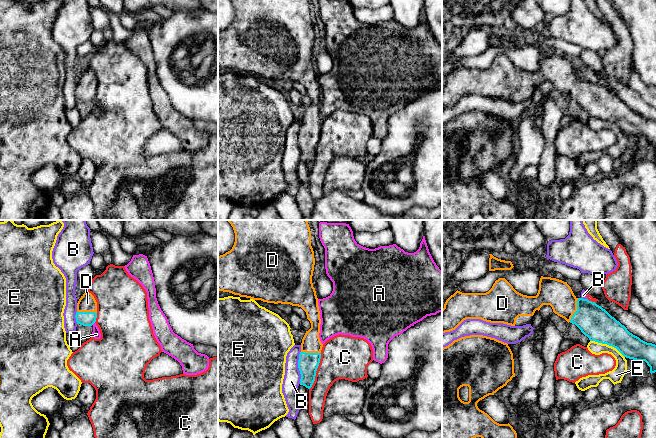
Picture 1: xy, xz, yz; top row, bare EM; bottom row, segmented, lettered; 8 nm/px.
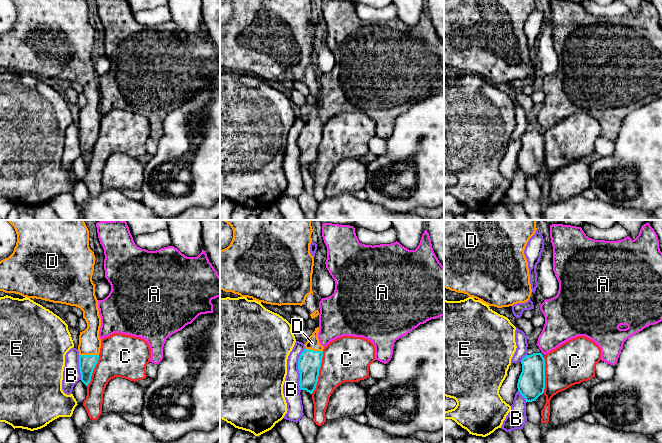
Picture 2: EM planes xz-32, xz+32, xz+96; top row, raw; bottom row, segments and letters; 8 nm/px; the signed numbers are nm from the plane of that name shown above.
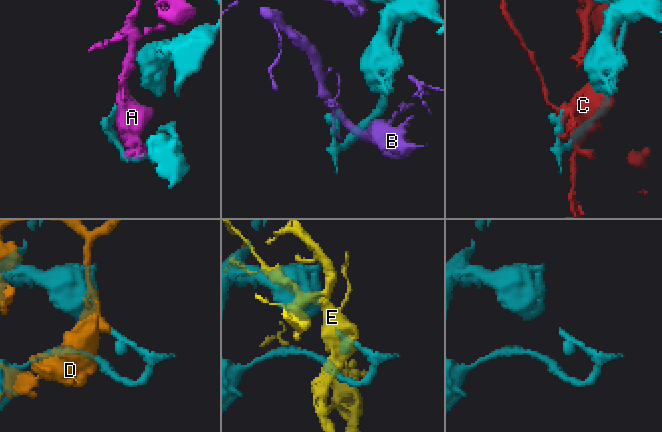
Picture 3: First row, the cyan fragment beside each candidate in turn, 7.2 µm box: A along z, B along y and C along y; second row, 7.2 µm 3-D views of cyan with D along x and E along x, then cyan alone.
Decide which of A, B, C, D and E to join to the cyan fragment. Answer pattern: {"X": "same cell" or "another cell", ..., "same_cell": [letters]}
{"A": "another cell", "B": "another cell", "C": "another cell", "D": "same cell", "E": "another cell", "same_cell": ["D"]}

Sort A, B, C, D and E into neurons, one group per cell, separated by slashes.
A / B / C / D / E

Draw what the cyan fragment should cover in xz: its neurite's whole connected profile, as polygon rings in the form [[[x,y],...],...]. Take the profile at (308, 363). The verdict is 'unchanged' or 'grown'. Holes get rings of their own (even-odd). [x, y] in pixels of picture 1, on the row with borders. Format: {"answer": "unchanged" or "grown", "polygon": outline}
{"answer": "grown", "polygon": [[[227,220],[227,221],[233,227],[235,233],[235,242],[230,251],[226,252],[223,255],[218,256],[218,290],[223,292],[229,292],[234,295],[239,295],[240,297],[246,297],[253,300],[261,300],[267,303],[290,304],[292,306],[301,307],[306,312],[307,319],[311,323],[311,328],[308,331],[306,331],[302,339],[301,352],[299,354],[299,360],[298,360],[298,368],[301,374],[300,385],[303,385],[306,388],[310,389],[315,381],[316,371],[321,359],[321,350],[323,344],[321,343],[319,338],[321,319],[320,319],[320,311],[318,306],[318,298],[312,283],[315,258],[314,258],[314,251],[311,246],[311,231],[310,231],[308,221],[307,220]]]}

